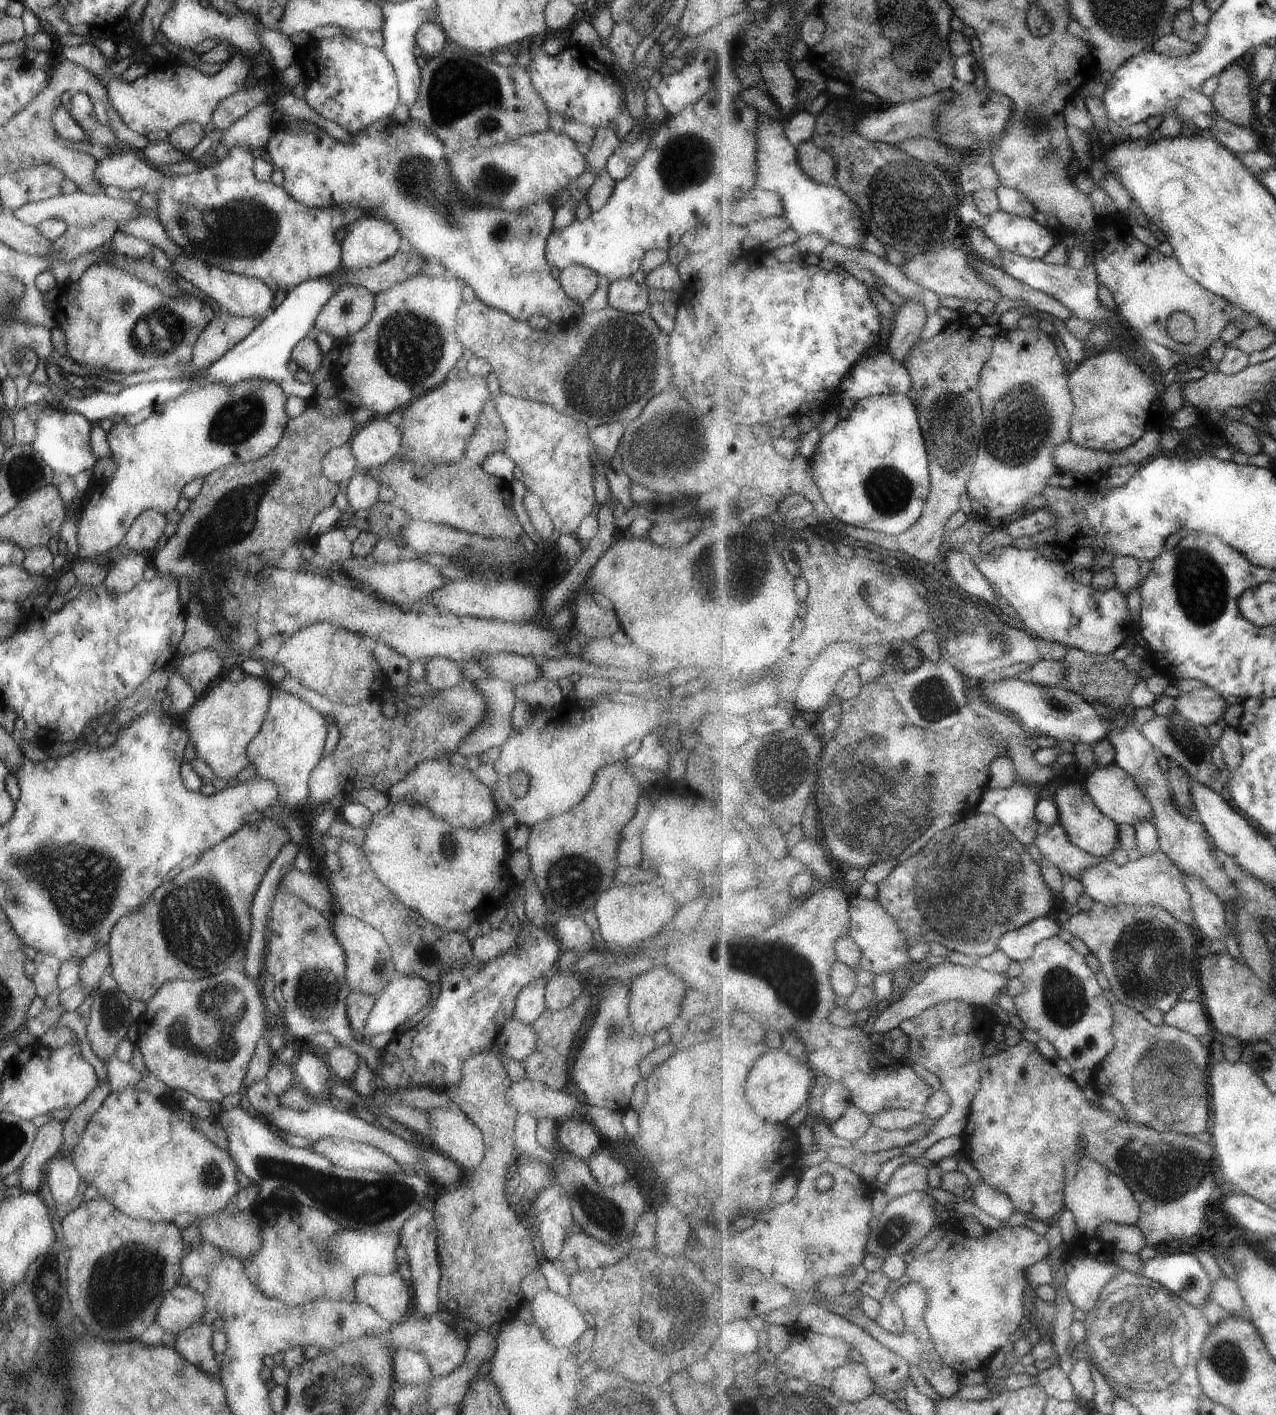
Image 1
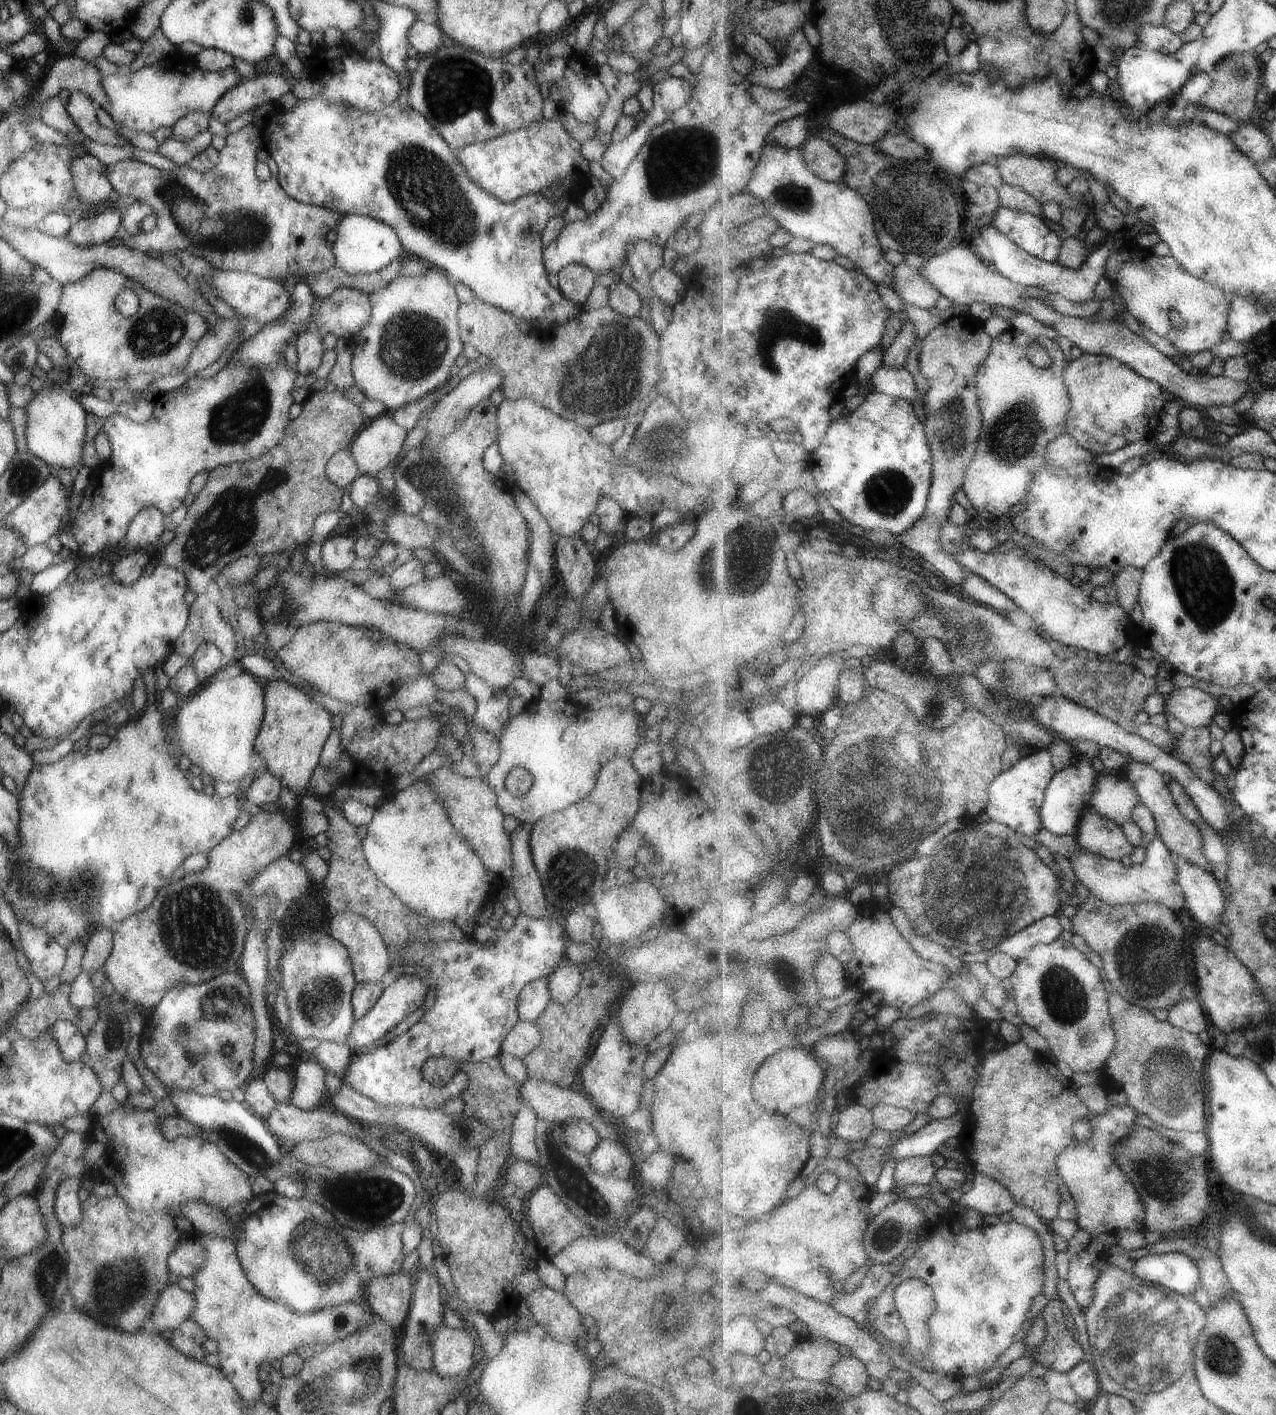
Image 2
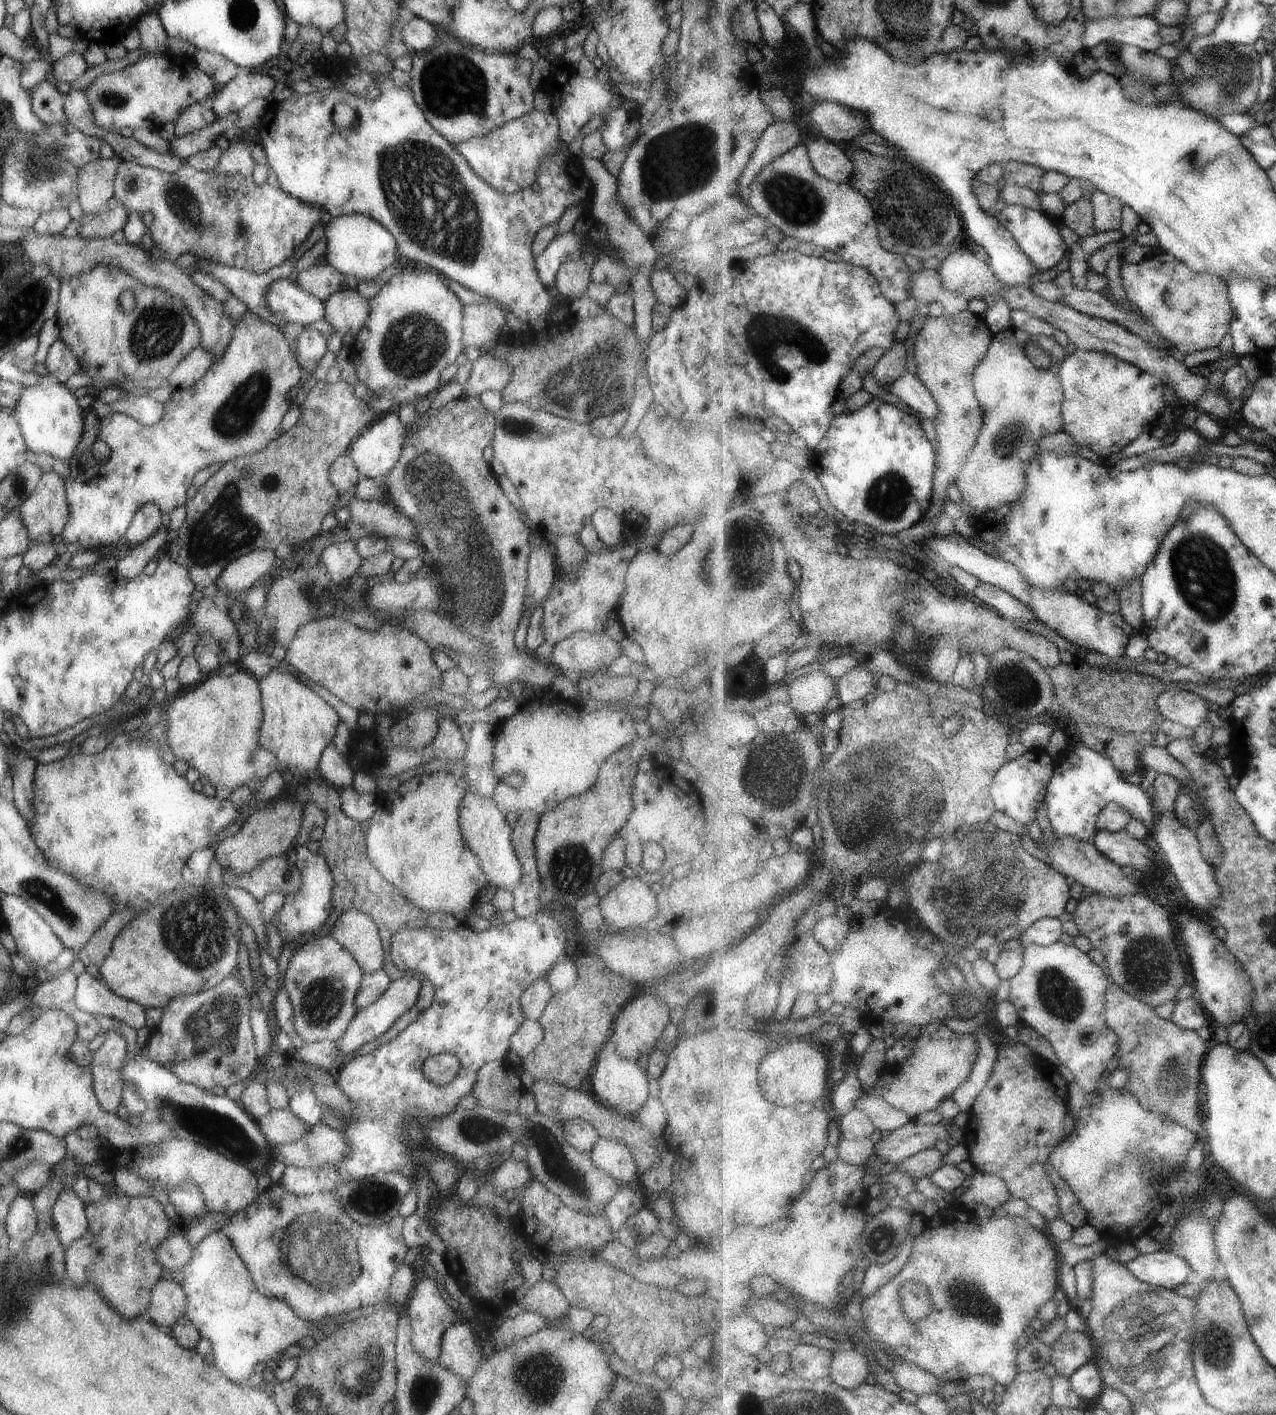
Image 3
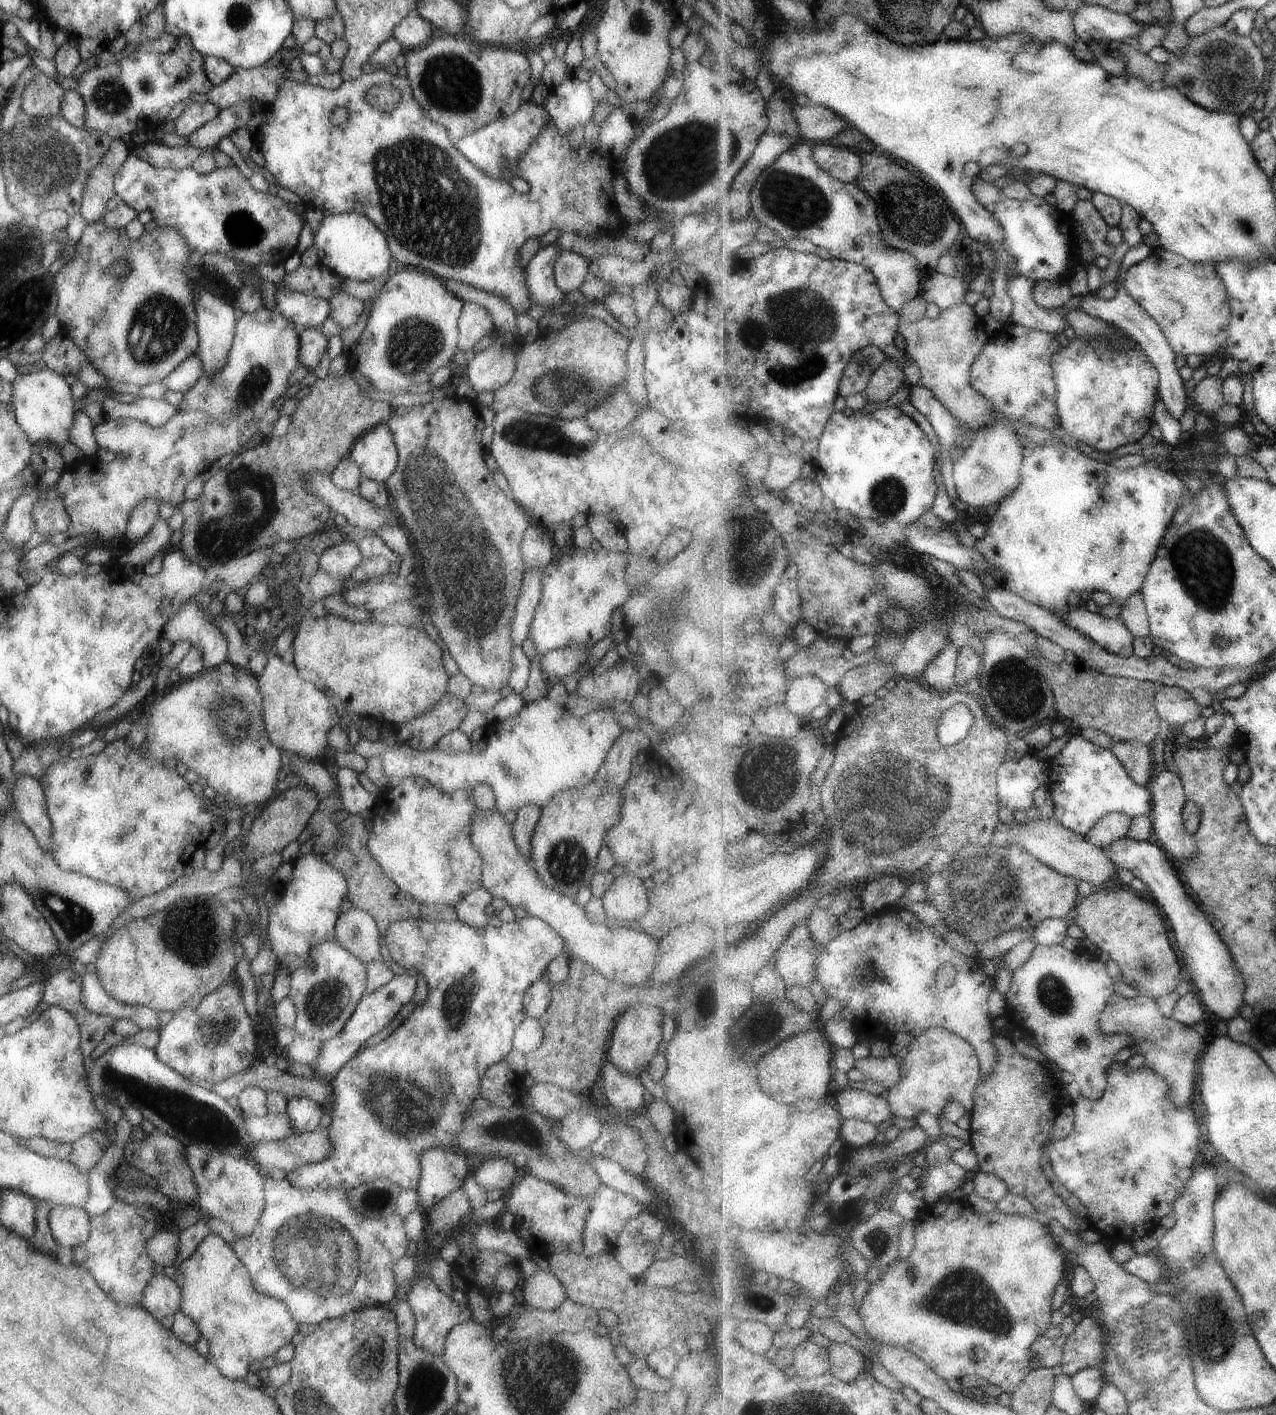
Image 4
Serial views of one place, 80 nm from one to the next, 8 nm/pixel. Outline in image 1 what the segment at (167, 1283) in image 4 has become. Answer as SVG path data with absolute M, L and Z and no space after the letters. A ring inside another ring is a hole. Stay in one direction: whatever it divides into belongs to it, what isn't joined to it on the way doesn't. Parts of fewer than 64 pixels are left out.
M177 1284L163 1295L154 1321L163 1332L176 1335L192 1324L201 1323L203 1313L202 1294L189 1285Z

